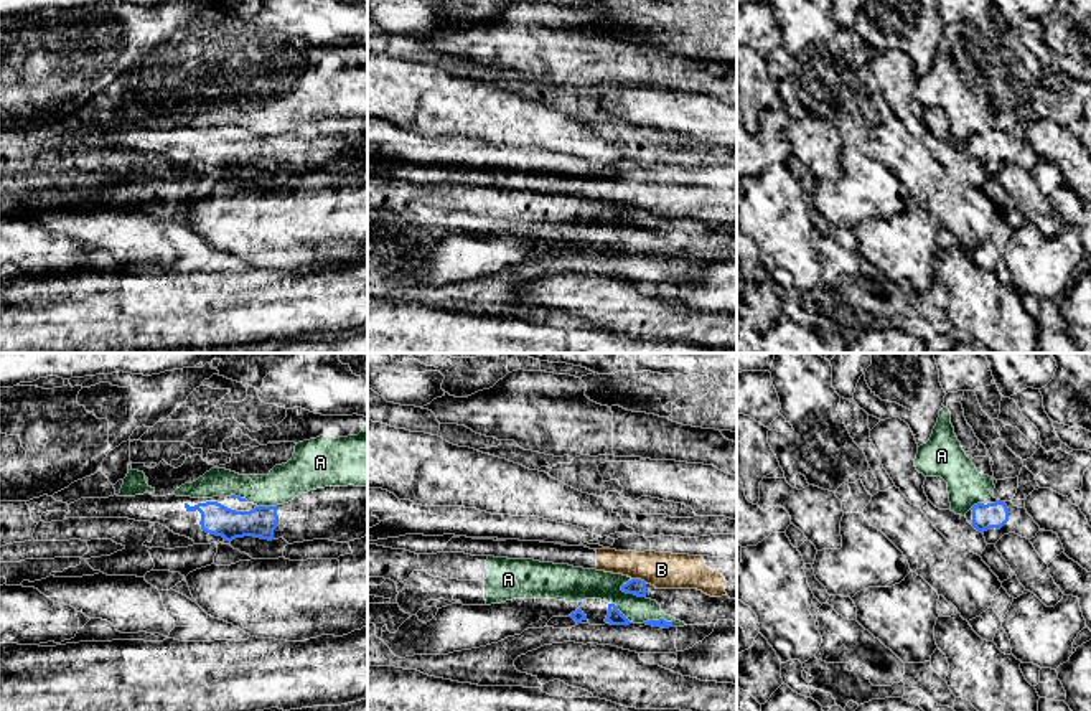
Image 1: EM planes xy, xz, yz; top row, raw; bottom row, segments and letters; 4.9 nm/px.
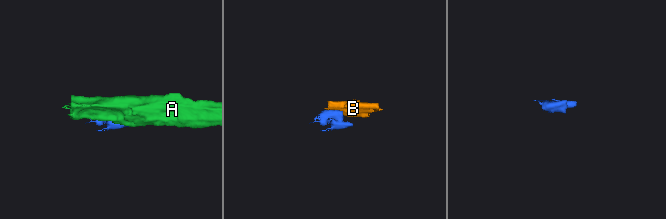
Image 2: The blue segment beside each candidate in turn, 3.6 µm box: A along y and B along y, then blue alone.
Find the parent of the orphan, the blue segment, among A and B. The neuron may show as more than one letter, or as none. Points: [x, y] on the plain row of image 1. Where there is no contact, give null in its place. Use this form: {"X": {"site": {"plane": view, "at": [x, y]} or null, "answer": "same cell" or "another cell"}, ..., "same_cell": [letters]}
{"A": {"site": {"plane": "xz", "at": [632, 223]}, "answer": "another cell"}, "B": {"site": {"plane": "xz", "at": [640, 210]}, "answer": "another cell"}, "same_cell": []}

